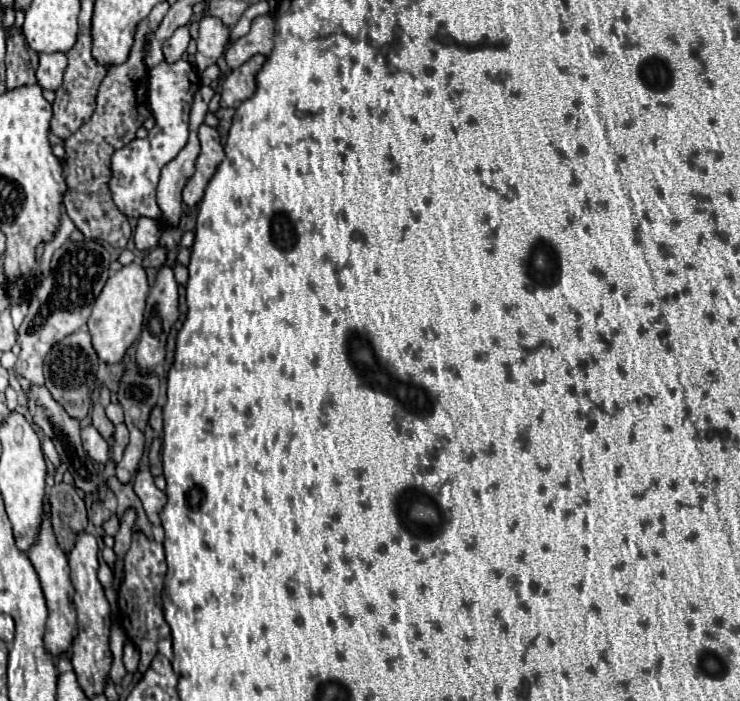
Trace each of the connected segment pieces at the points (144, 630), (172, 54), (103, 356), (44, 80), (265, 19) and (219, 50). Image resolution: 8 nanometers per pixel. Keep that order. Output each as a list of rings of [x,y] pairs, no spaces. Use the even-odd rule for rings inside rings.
[[[142,531],[132,535],[132,545],[124,555],[124,581],[118,591],[118,607],[124,615],[124,633],[126,639],[134,643],[140,651],[140,673],[146,673],[154,655],[158,653],[158,643],[170,635],[170,627],[162,613],[162,579],[166,573],[164,561],[164,547],[162,543],[148,539]]]
[[[182,25],[174,31],[174,35],[164,43],[162,51],[164,51],[164,57],[166,57],[166,63],[174,63],[182,57],[182,53],[186,51],[190,43],[190,33],[188,33],[188,27]]]
[[[138,261],[122,267],[106,281],[106,285],[104,285],[102,293],[98,295],[98,299],[92,307],[92,313],[88,317],[92,347],[98,353],[100,361],[118,363],[124,357],[126,349],[140,335],[146,295],[148,295],[148,279],[146,279],[146,273]]]
[[[40,53],[36,79],[42,89],[56,91],[62,85],[62,73],[66,69],[64,53]]]
[[[262,15],[252,21],[250,33],[240,37],[236,43],[228,45],[224,57],[230,69],[240,67],[250,59],[252,55],[264,55],[268,57],[272,51],[272,37],[274,37],[274,17],[272,15]]]
[[[204,15],[200,19],[200,29],[198,29],[198,51],[196,51],[196,69],[202,73],[208,65],[214,65],[216,59],[224,53],[226,43],[228,43],[228,27],[212,15]]]

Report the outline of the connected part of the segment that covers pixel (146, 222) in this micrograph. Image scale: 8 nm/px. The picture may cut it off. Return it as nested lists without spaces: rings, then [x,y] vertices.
[[[146,217],[138,219],[136,231],[134,231],[134,243],[136,243],[136,249],[138,249],[138,251],[148,251],[148,249],[158,247],[160,233],[162,233],[162,227],[160,227],[158,221],[146,219]]]

